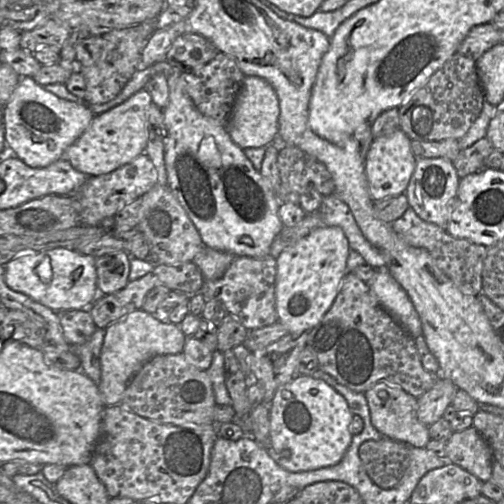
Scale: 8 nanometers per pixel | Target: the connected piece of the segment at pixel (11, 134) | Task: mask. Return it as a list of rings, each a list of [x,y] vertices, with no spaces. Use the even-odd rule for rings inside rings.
[[[19,76],[3,115],[7,149],[32,168],[44,168],[62,158],[65,150],[85,132],[95,116],[86,103],[59,98],[29,76]]]

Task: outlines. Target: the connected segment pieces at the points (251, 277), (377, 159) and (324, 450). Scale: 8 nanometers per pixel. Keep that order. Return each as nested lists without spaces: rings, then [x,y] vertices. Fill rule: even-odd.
[[[272,255],[262,258],[236,257],[221,278],[205,280],[200,293],[206,302],[211,299],[221,301],[228,314],[236,317],[250,331],[278,321],[275,297],[276,274],[276,258]]]
[[[402,129],[388,136],[375,138],[365,158],[365,173],[371,199],[377,202],[405,194],[415,170],[416,161],[411,149],[411,139]]]
[[[298,376],[284,384],[274,394],[269,405],[270,448],[269,455],[289,472],[313,471],[338,464],[351,444],[353,435],[349,426],[353,418],[347,401],[335,389],[321,379]]]

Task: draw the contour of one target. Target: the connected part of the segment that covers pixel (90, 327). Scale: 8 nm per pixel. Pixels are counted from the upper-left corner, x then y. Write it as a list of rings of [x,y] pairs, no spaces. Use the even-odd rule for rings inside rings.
[[[68,310],[58,313],[67,343],[74,347],[86,343],[97,329],[88,310]]]

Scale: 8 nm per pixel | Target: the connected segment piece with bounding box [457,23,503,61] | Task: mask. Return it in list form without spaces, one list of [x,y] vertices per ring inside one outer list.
[[[491,23],[480,24],[471,28],[457,53],[477,61],[487,50],[502,42],[501,30]]]

